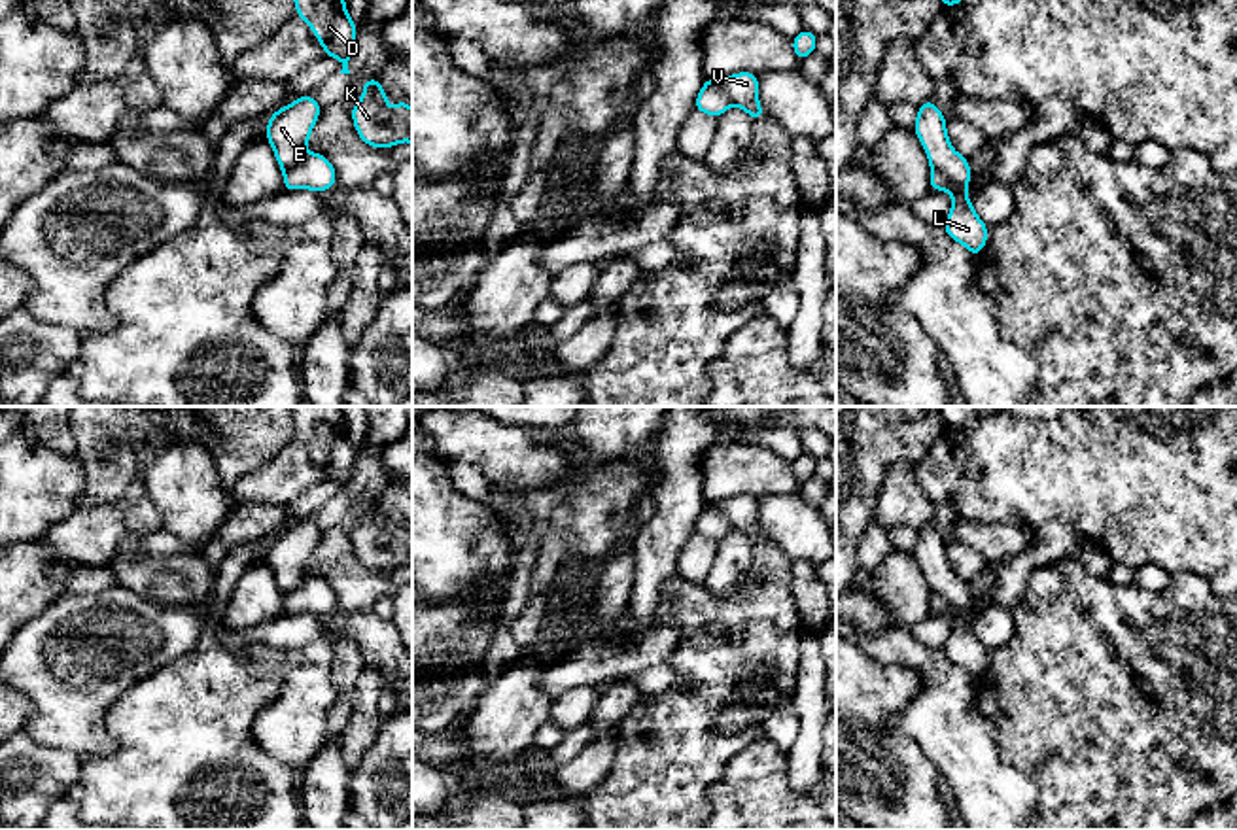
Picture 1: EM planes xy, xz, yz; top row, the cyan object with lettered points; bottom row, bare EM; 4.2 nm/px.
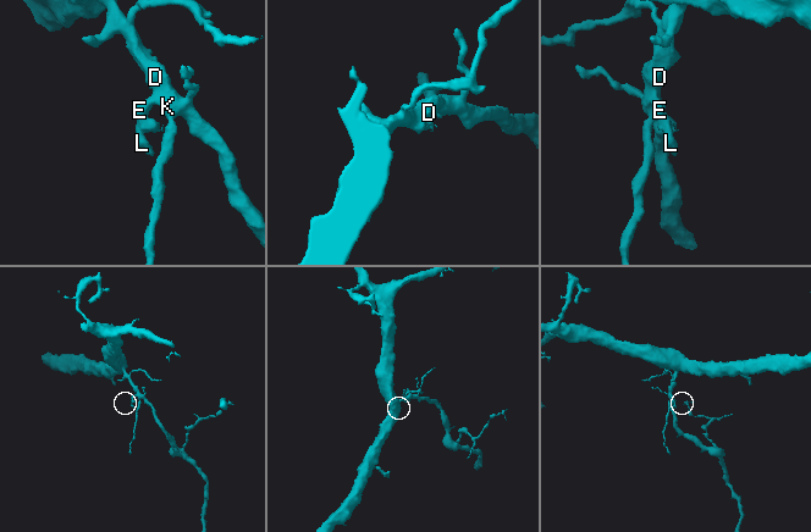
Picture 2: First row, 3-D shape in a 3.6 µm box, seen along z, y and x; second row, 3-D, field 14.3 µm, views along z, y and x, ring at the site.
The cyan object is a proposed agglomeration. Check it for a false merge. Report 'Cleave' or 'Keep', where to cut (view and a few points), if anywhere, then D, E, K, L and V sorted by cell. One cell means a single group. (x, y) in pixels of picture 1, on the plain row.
Cleave. Split along yz (931, 590), (948, 604), (954, 617). Groups: D E K L / V

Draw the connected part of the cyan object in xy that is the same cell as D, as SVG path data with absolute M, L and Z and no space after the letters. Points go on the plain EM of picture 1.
M340 406L287 408L293 416L295 437L314 454L323 476L342 486L340 497L350 497L348 486L352 480L357 448L346 435Z

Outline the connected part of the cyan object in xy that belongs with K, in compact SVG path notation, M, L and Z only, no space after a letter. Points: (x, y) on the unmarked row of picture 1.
M365 503L359 526L350 533L357 560L373 571L390 573L399 565L412 567L412 533L407 524L388 531L380 503Z

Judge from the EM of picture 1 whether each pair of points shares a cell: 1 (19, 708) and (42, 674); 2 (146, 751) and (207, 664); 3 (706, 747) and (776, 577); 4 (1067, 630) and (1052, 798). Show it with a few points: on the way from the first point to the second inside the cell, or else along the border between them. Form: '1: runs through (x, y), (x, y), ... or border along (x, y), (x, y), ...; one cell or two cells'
1: border along (19, 692), (31, 704), (31, 717), (23, 730); two cells
2: runs through (167, 730), (205, 692), (205, 685); one cell
3: runs through (704, 706), (714, 687), (714, 664), (759, 619); one cell
4: runs through (1065, 672), (1073, 757); one cell

